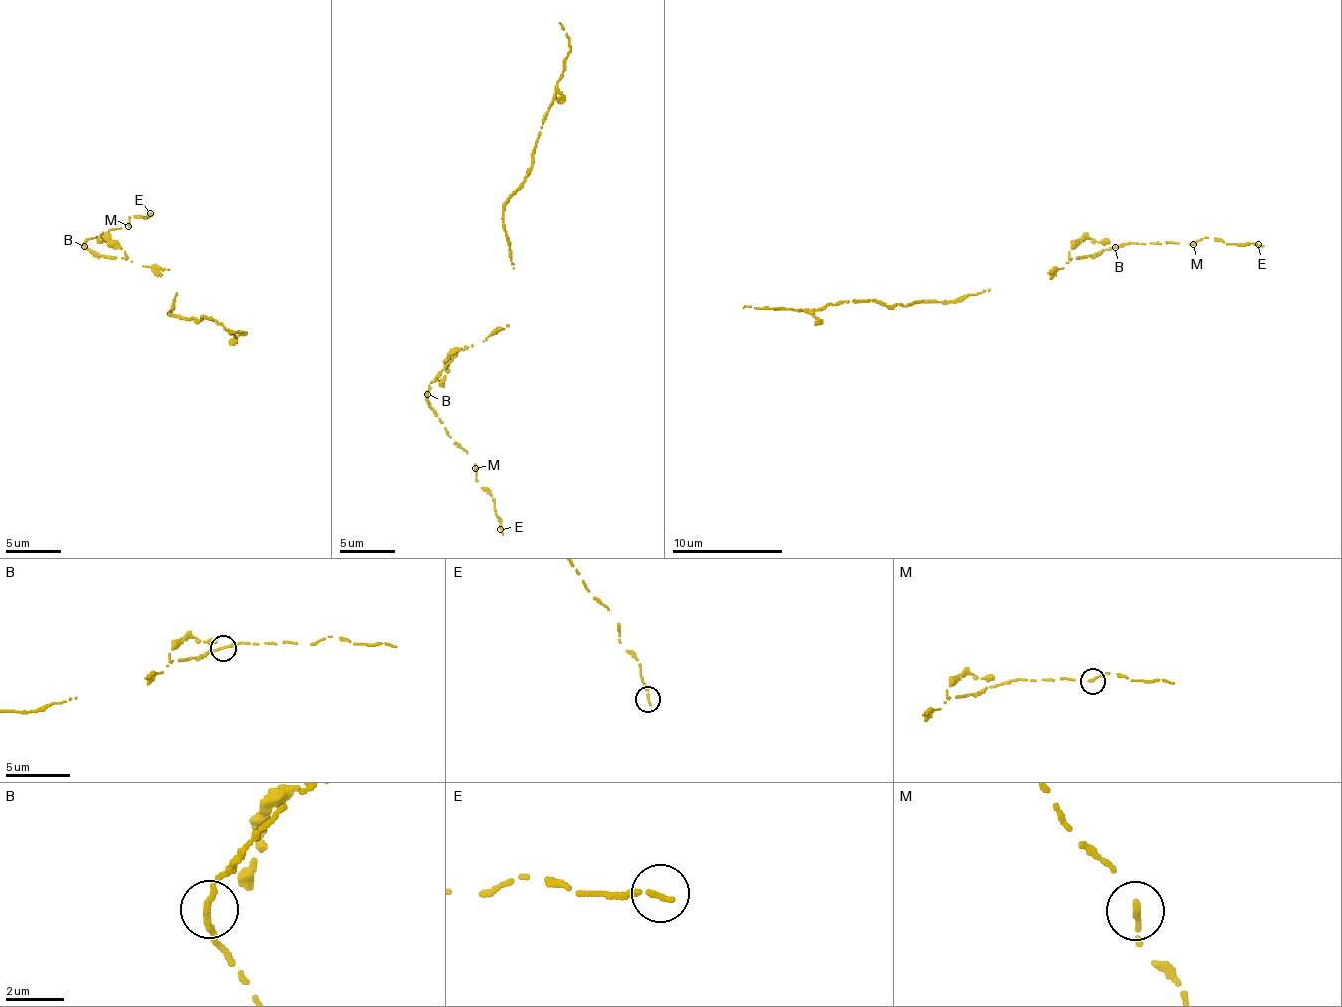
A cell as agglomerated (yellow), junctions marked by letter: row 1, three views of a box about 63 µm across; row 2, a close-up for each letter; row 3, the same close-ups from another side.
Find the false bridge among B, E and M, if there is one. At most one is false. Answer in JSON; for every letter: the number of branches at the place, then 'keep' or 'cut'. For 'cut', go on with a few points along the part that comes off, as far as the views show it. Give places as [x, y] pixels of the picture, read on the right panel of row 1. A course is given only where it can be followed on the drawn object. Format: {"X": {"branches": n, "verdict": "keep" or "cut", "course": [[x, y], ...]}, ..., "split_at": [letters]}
{"B": {"branches": 2, "verdict": "keep"}, "E": {"branches": 1, "verdict": "keep"}, "M": {"branches": 1, "verdict": "keep"}, "split_at": []}

